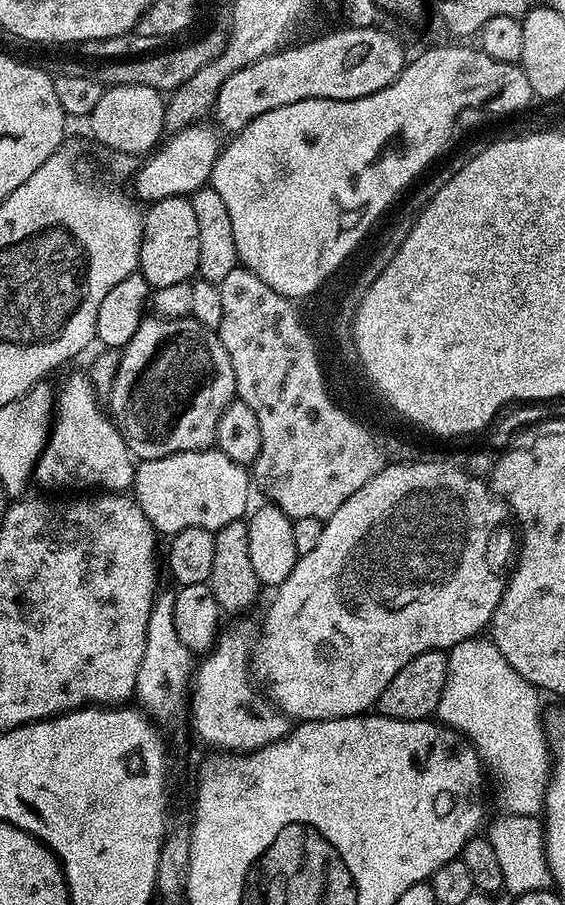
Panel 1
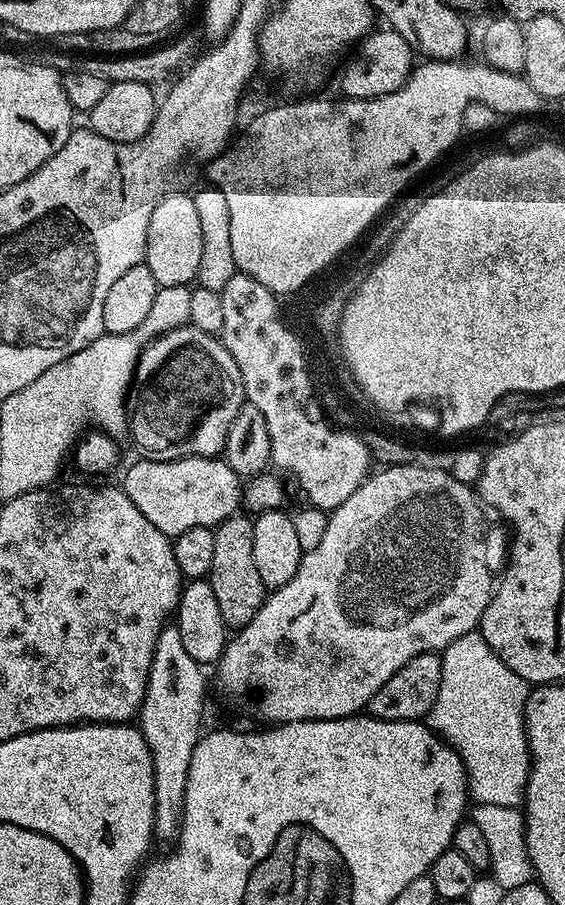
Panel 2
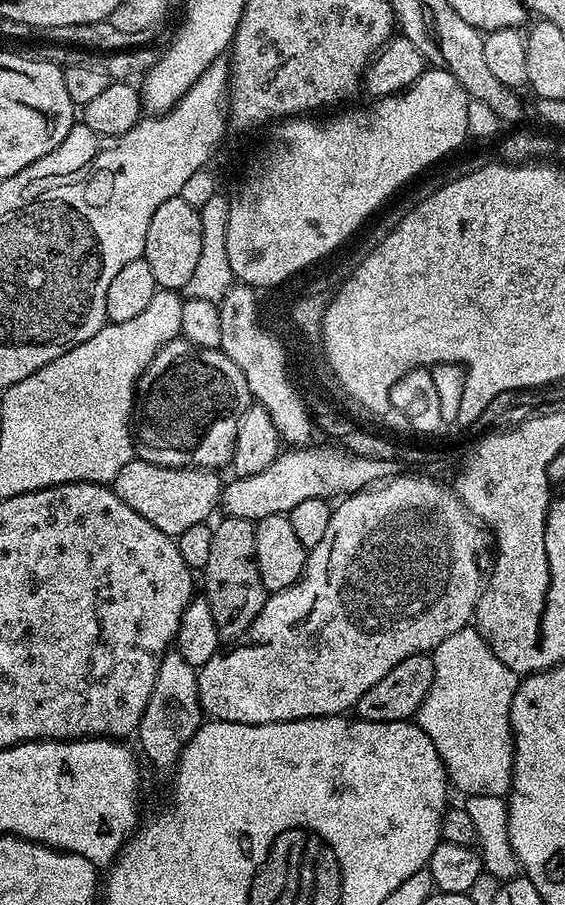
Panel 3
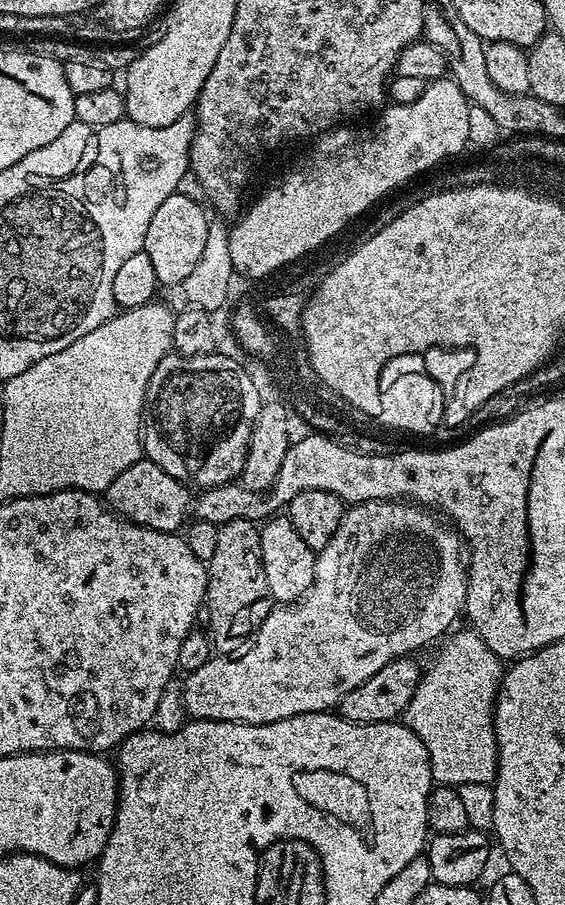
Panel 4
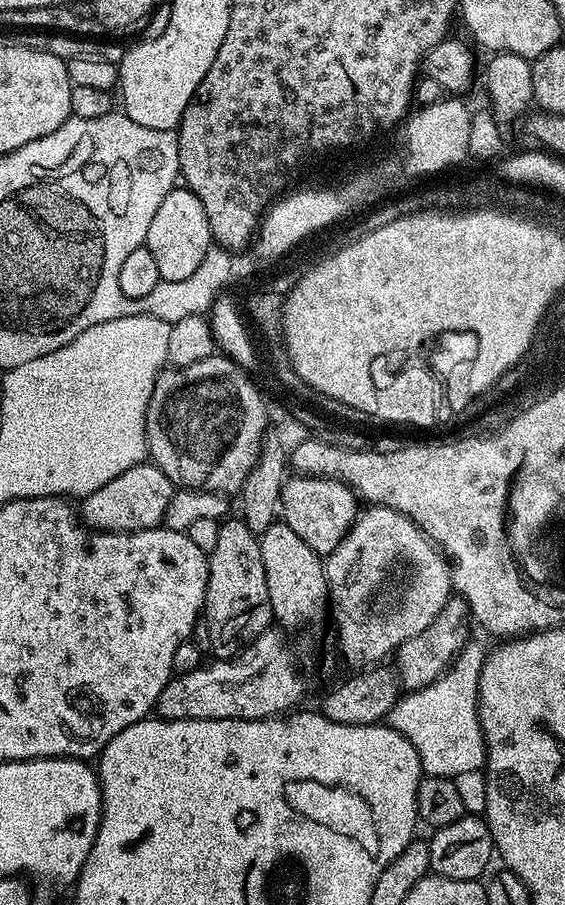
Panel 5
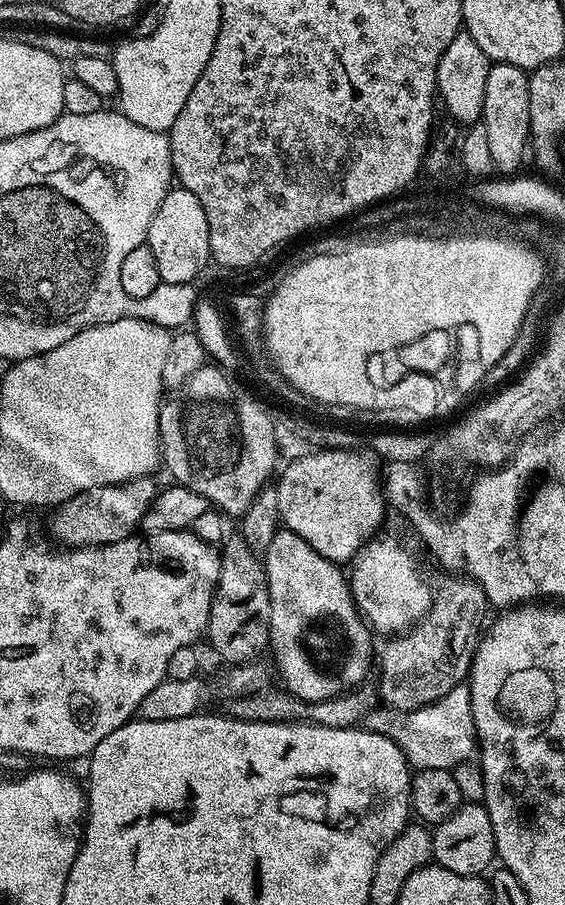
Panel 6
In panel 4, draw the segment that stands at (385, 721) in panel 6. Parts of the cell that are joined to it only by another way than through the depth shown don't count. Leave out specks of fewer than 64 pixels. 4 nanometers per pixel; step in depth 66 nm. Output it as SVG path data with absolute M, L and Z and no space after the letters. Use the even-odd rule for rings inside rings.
M453 631L439 645L440 653L421 675L418 690L410 700L410 706L406 706L402 720L410 730L414 730L414 734L418 734L418 738L422 738L430 758L433 781L440 786L458 788L469 825L476 830L488 830L495 822L494 790L491 783L495 781L498 766L495 714L496 694L502 687L502 661L494 654L494 650L490 650L490 646L486 646L477 632L467 631Z

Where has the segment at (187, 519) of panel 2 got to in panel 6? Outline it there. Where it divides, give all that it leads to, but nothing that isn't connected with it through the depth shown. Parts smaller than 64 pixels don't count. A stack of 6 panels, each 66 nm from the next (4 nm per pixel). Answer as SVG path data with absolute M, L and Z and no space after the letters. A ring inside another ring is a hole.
M143 476L127 480L125 484L107 484L90 488L87 492L78 492L74 498L70 498L65 504L59 505L56 517L52 520L52 536L61 540L61 545L73 548L100 548L103 544L122 542L130 535L133 535L143 525L144 515L150 510L150 506L156 500L158 484L155 484L152 476Z

